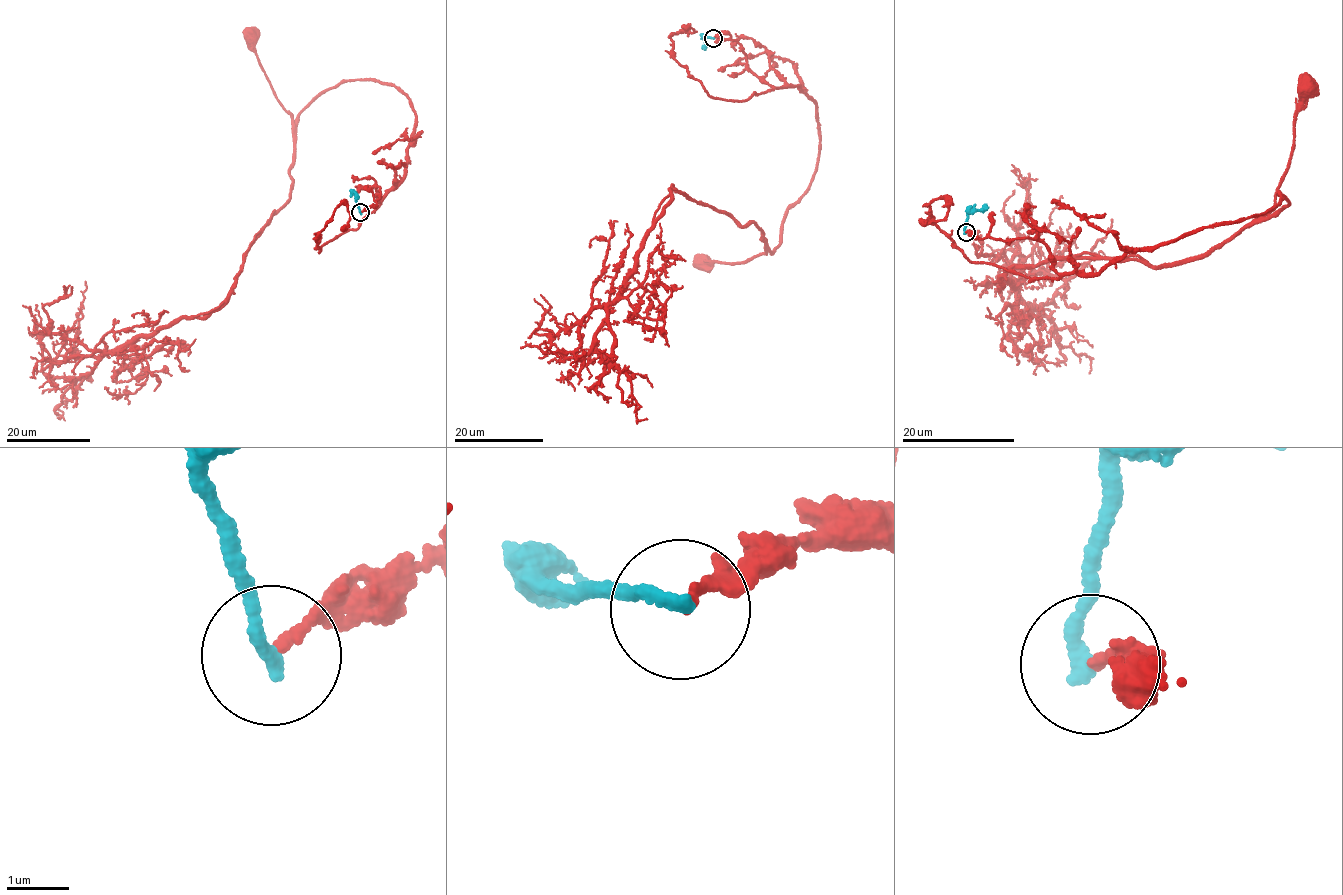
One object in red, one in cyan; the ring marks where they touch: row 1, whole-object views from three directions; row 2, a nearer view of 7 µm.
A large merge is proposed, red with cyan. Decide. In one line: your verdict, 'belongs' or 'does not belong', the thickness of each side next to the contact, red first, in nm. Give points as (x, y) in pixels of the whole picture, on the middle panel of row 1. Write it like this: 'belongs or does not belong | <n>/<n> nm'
does not belong | 160/240 nm

